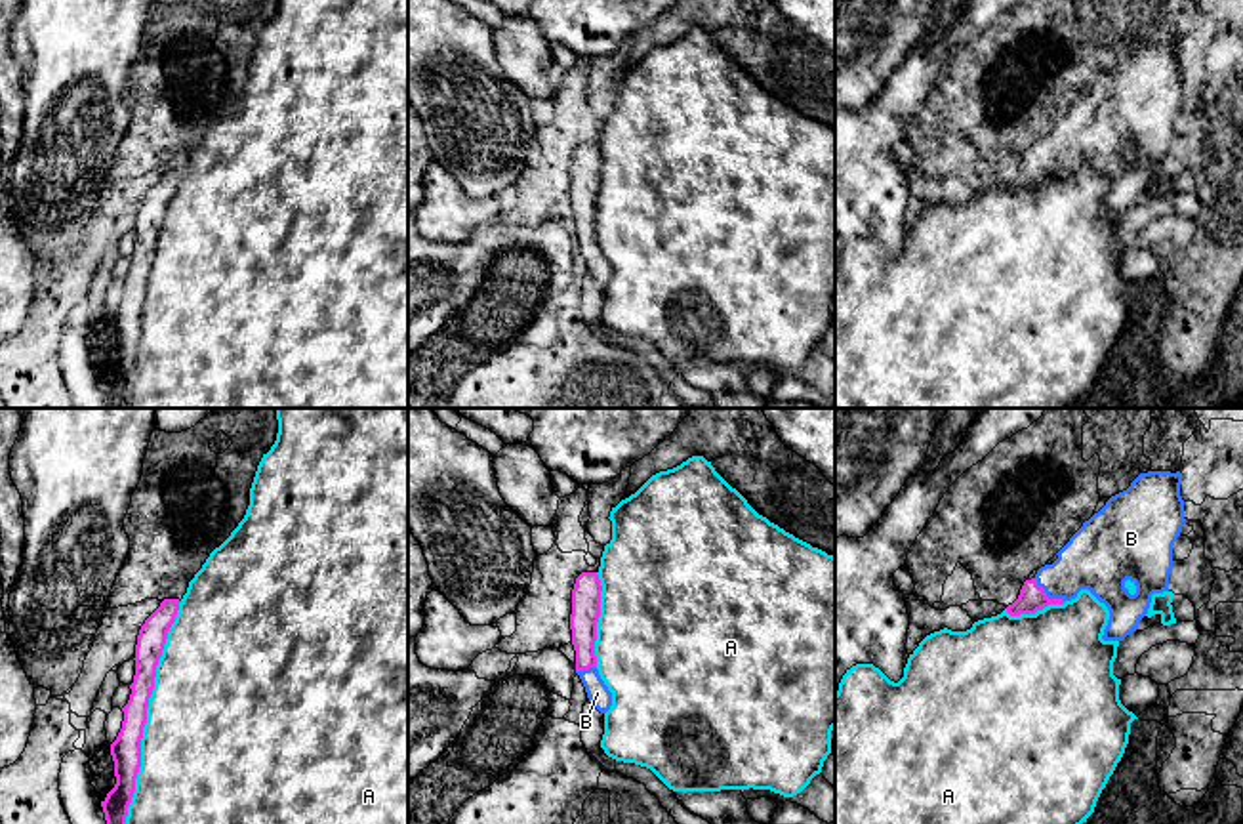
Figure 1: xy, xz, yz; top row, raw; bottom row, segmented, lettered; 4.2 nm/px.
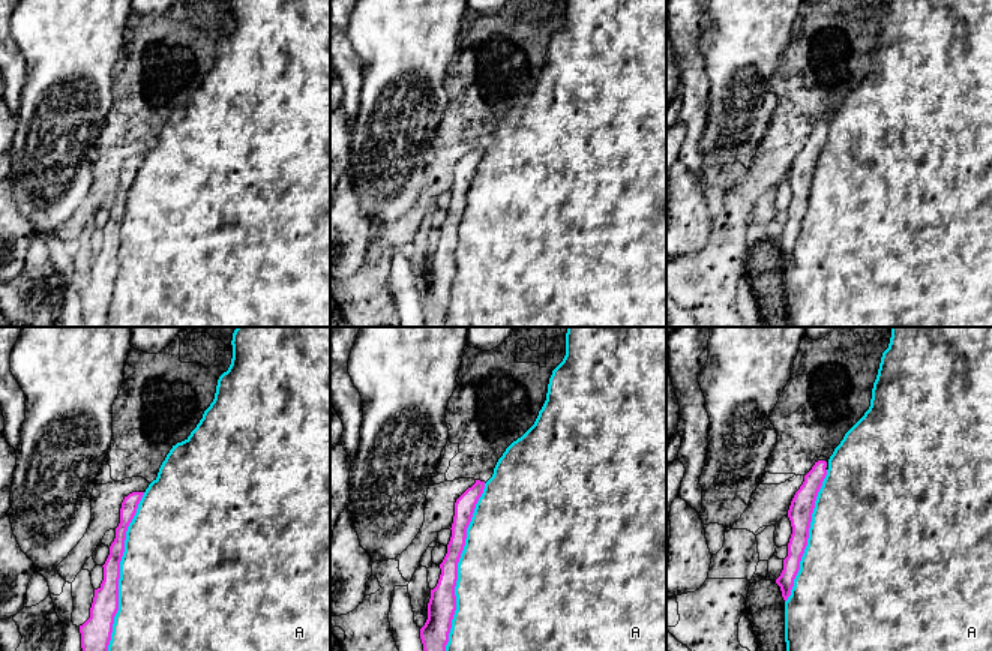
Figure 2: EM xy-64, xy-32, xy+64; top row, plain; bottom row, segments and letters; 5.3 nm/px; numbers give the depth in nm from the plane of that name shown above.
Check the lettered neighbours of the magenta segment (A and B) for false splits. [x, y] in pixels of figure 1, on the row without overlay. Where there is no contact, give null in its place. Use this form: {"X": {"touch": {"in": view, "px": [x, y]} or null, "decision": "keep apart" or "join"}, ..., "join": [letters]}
{"A": {"touch": {"in": "xy", "px": [145, 290]}, "decision": "keep apart"}, "B": {"touch": {"in": "yz", "px": [1045, 168]}, "decision": "join"}, "join": ["B"]}

